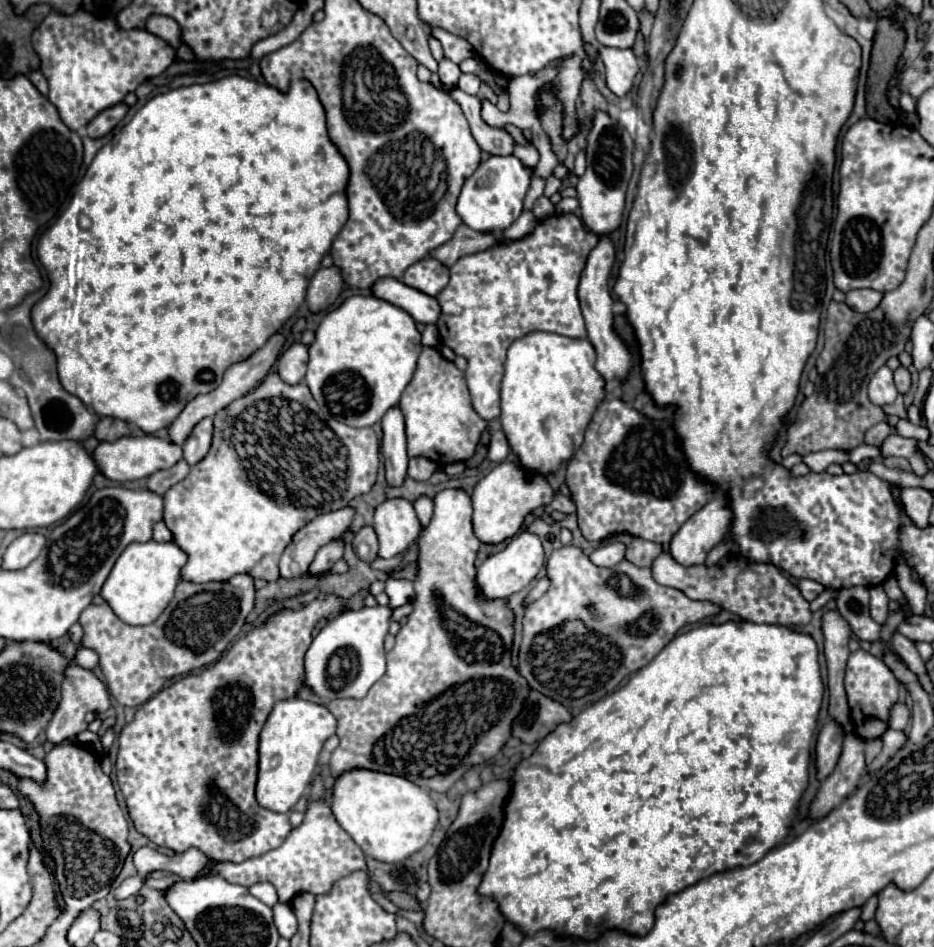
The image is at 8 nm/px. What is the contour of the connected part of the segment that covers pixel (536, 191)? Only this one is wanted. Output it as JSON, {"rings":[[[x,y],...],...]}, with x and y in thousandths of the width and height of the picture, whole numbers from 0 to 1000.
{"rings":[[[571,189],[569,191],[569,197],[562,207],[562,223],[566,223],[571,219],[571,214],[581,206],[581,200],[584,200],[584,189]]]}

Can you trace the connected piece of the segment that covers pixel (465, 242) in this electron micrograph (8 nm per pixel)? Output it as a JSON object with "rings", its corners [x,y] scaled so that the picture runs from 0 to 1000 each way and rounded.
{"rings":[[[491,238],[487,248],[476,259],[459,265],[457,271],[472,276],[476,282],[483,282],[491,271],[519,265],[530,257],[532,257],[532,248],[517,248],[513,244],[504,244],[500,238]]]}

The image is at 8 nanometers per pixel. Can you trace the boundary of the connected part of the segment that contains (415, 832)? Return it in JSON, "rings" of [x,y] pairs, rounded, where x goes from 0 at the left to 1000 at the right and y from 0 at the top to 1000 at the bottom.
{"rings":[[[374,812],[359,823],[354,856],[391,903],[412,911],[431,909],[453,897],[468,871],[466,846],[455,833],[431,820],[397,812]]]}

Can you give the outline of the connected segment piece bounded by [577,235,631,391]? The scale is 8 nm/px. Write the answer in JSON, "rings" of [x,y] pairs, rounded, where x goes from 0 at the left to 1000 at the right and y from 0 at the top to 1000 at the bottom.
{"rings":[[[643,248],[641,257],[633,263],[633,267],[628,271],[628,280],[626,280],[624,288],[622,288],[620,307],[618,307],[622,326],[624,326],[624,335],[626,335],[626,343],[628,343],[628,358],[633,360],[633,364],[639,371],[637,388],[646,396],[646,400],[650,402],[650,413],[654,413],[661,407],[656,402],[658,396],[663,396],[663,398],[671,396],[673,379],[676,379],[671,366],[667,364],[663,354],[656,350],[656,328],[654,328],[656,326],[656,316],[654,316],[652,303],[650,303],[650,295],[652,295],[656,276],[658,276],[658,263],[656,263],[654,250],[652,248]]]}

